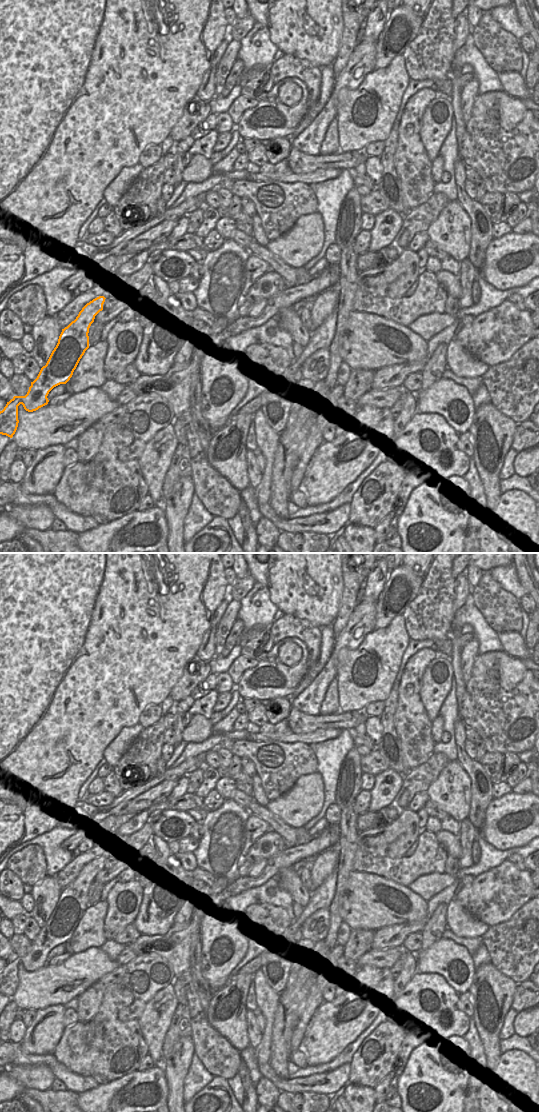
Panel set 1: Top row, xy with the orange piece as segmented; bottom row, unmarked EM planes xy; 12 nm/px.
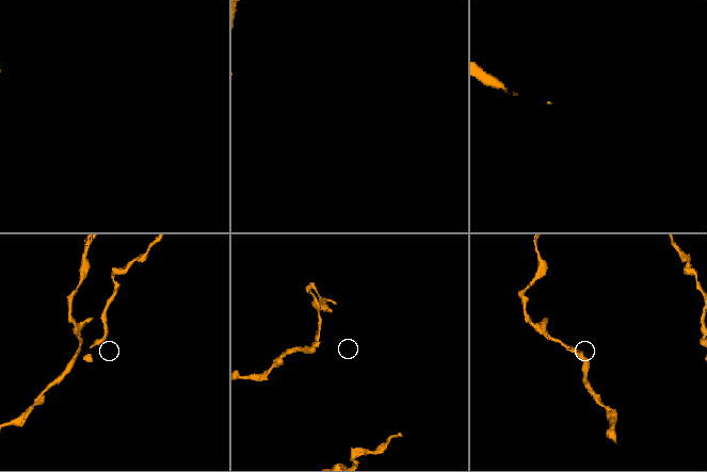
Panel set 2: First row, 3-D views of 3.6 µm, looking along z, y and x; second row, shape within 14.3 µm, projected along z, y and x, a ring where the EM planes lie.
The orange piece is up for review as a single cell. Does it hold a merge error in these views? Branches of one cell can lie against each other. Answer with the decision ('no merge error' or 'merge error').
no merge error

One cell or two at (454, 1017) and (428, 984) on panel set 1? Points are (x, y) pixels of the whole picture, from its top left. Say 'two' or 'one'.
one

